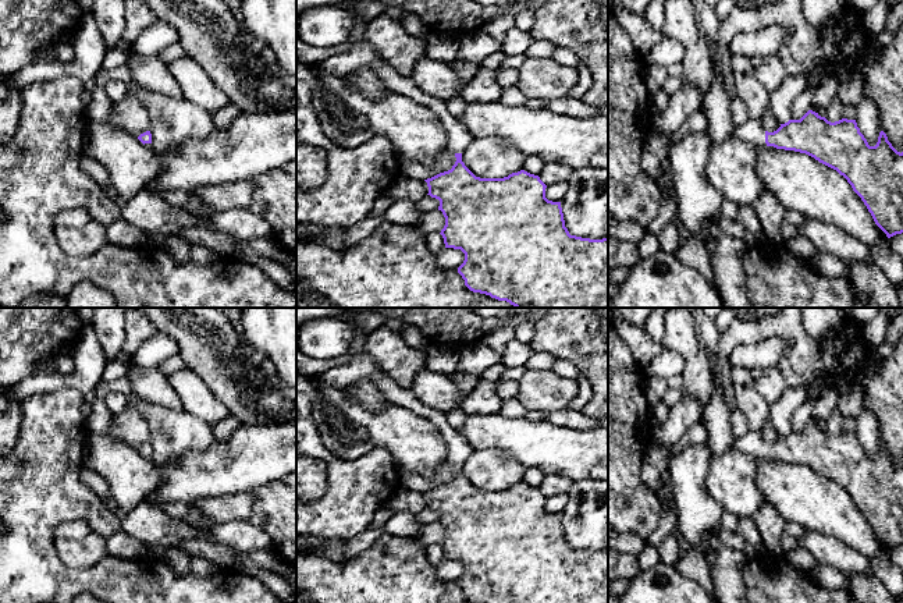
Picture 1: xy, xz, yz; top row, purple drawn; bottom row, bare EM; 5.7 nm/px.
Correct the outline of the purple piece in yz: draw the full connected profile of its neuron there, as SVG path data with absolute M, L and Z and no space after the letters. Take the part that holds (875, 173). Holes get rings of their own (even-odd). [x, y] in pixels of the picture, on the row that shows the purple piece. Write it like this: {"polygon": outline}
{"polygon": "M808 110L800 120L789 120L774 132L765 131L758 121L747 117L742 125L733 125L730 135L758 148L774 146L806 153L836 170L861 198L875 224L888 238L903 233L903 152L892 146L884 131L879 132L877 145L870 146L856 120L842 118L831 123Z"}

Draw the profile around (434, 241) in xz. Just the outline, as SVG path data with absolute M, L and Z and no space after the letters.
M440 233L426 234L426 244L433 253L445 248L444 238Z

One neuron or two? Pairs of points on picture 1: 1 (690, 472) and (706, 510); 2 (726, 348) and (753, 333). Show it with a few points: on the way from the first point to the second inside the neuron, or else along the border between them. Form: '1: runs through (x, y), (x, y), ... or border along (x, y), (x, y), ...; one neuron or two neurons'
1: runs through (690, 482), (690, 495), (696, 500); one neuron
2: runs through (733, 341), (742, 333), (746, 333); one neuron

